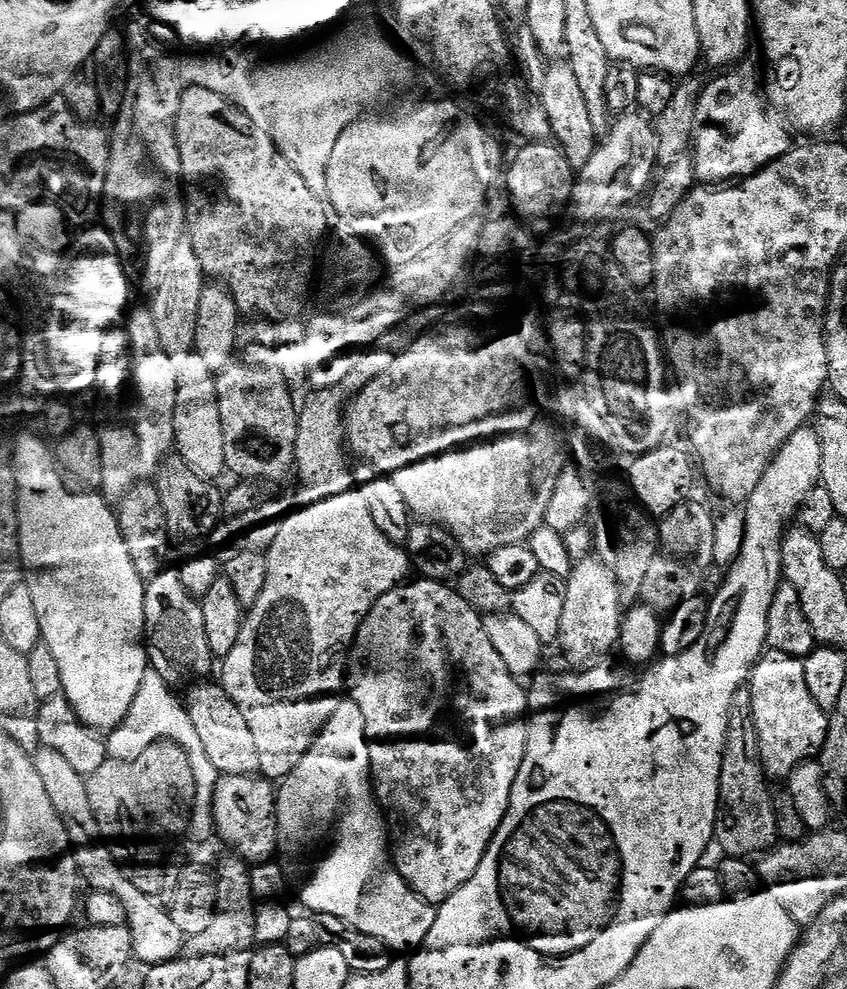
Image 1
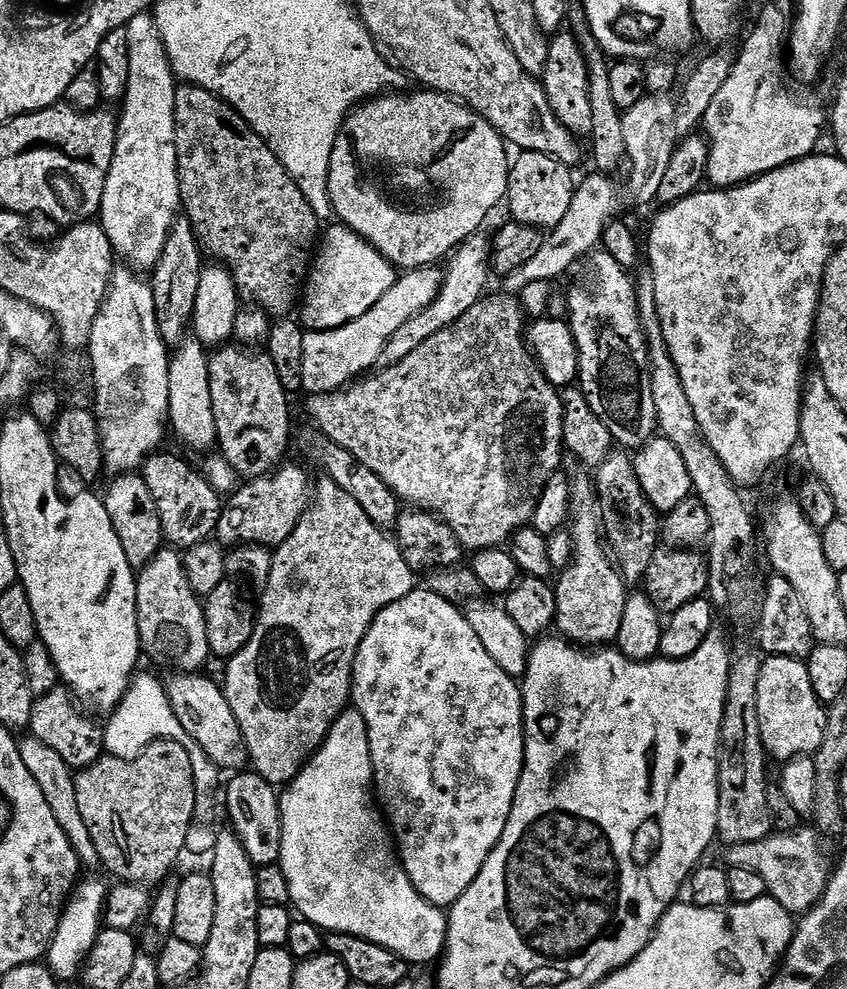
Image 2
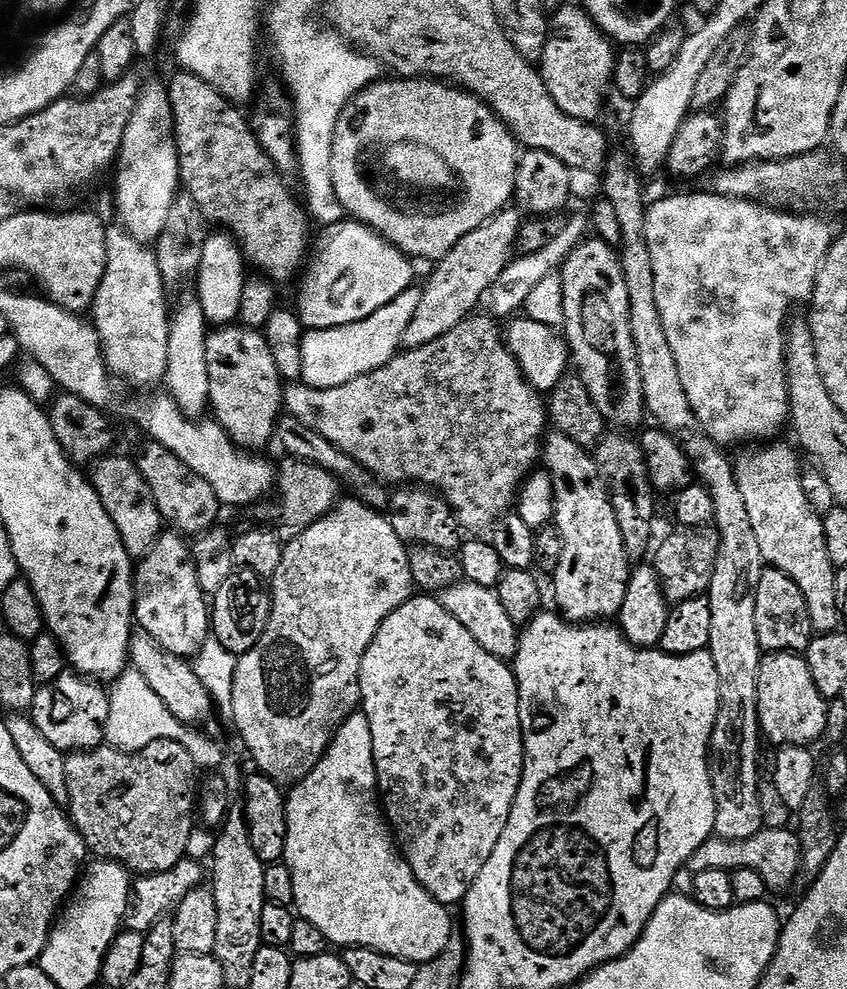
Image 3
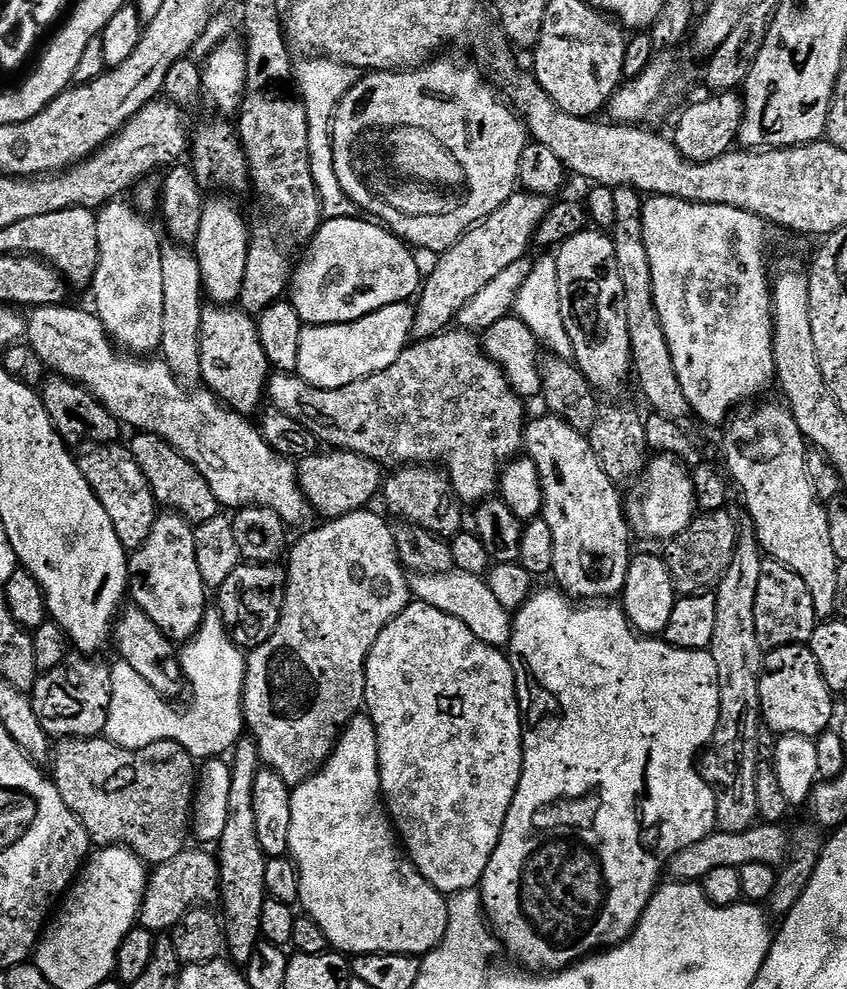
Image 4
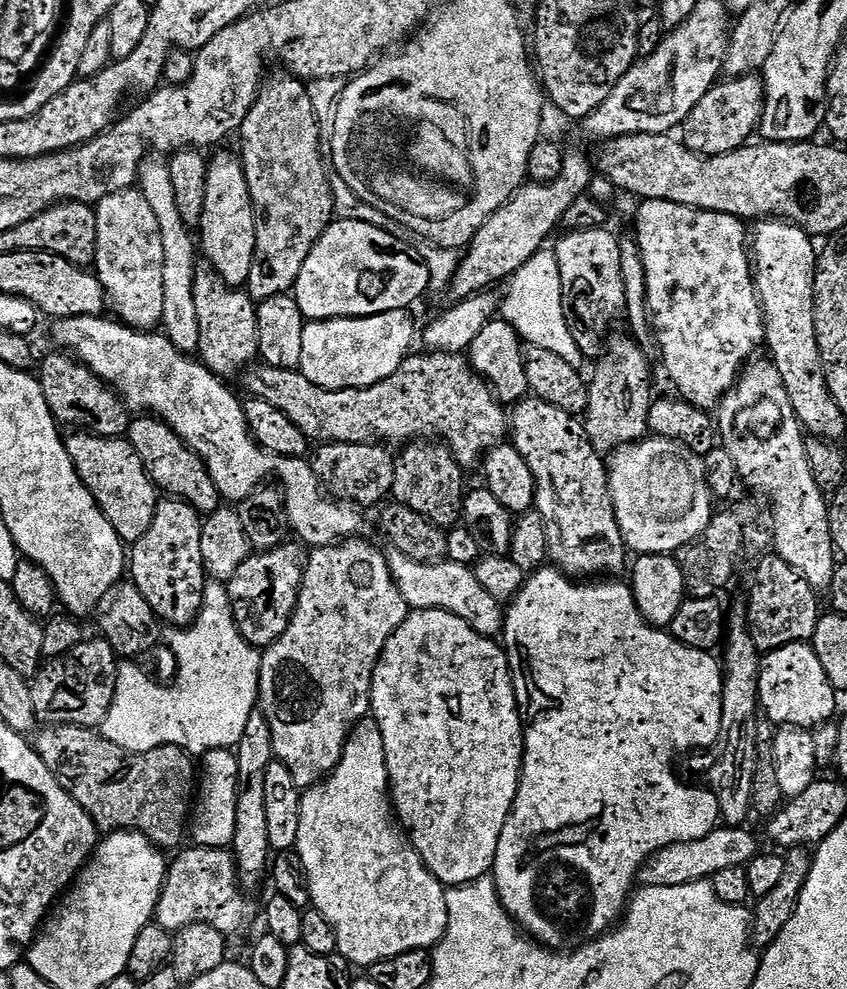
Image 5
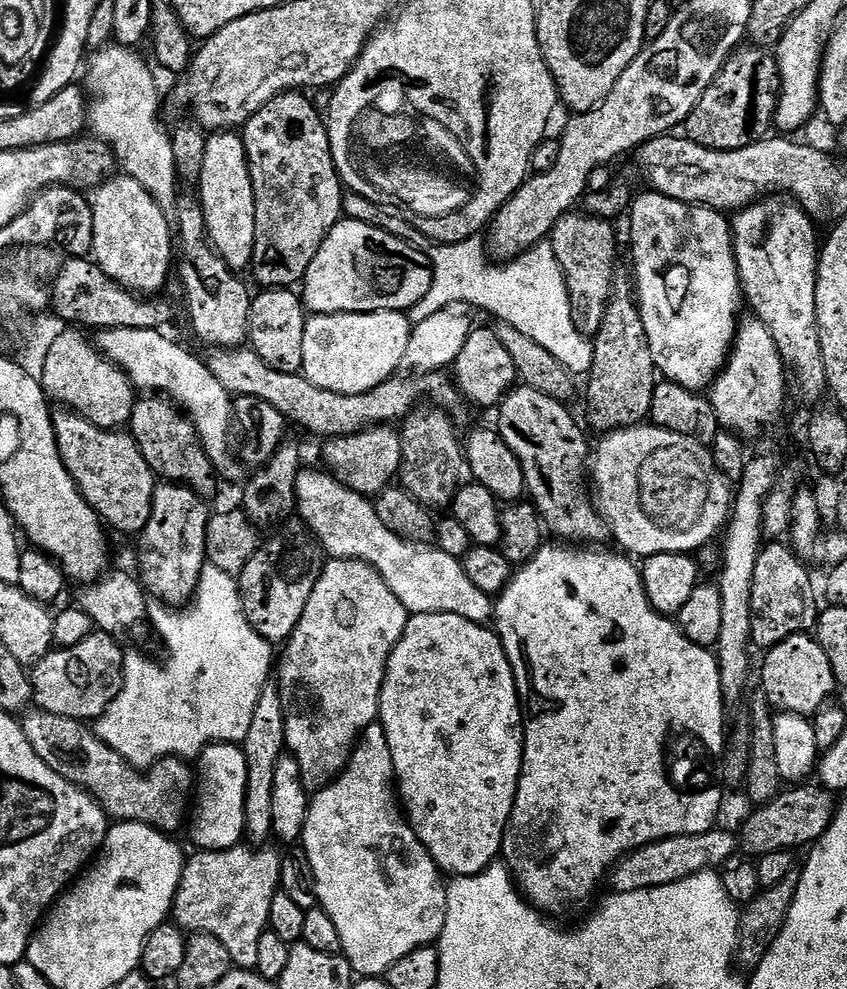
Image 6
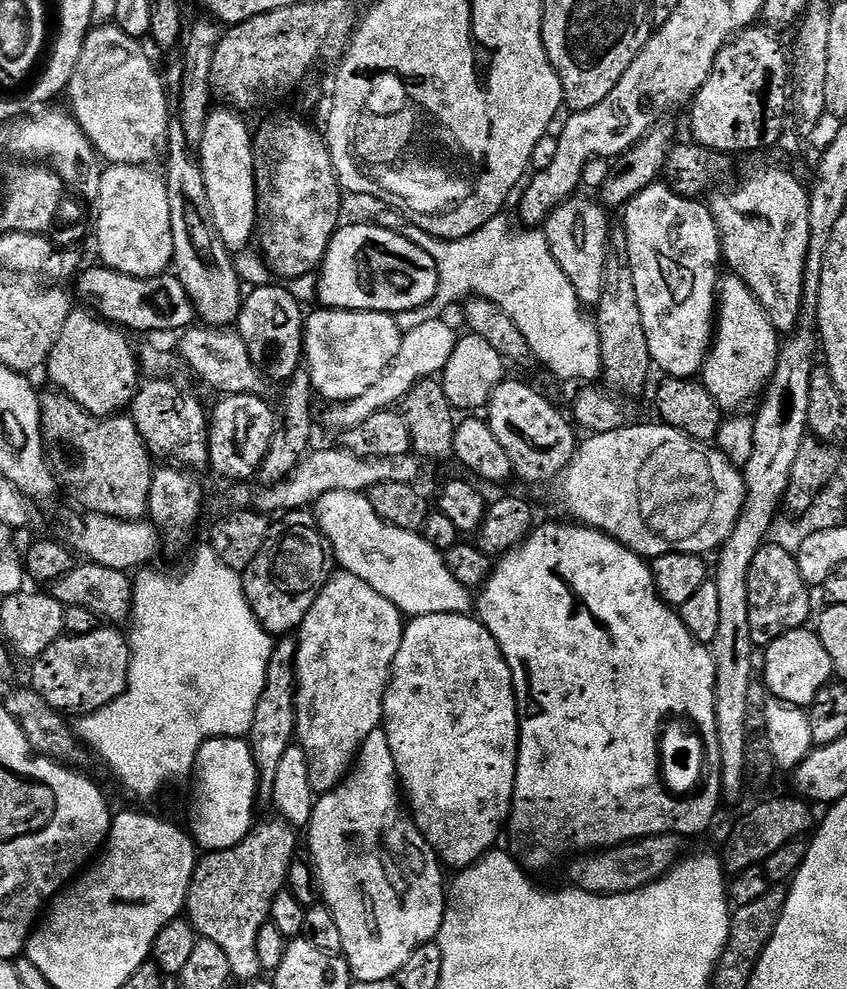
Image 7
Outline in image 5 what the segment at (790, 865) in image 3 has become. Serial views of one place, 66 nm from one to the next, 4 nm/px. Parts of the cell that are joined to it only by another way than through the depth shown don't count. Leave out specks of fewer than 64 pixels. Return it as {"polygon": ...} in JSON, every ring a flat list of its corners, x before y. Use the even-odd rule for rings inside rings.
{"polygon":[[718,826,706,838,694,842,678,842,658,850,640,865,639,883,645,888,650,886,686,886,690,882,711,880,718,870,726,866,744,866,756,857,758,845,756,836,747,832,744,826]]}

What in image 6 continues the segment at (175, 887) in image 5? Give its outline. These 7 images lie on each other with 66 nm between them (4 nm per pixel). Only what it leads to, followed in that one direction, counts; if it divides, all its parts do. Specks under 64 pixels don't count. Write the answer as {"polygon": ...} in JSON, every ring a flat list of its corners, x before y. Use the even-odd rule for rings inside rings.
{"polygon":[[269,846,244,847,227,848,221,852,200,850,195,853,197,856,189,855,176,891,176,901,172,903,171,919,179,928,183,928,185,933,205,932,218,938,218,942,226,946,233,965,237,969,252,970,258,962,258,938,262,938,262,934,268,928,270,902,274,902,276,893,281,891,281,853,268,848]]}

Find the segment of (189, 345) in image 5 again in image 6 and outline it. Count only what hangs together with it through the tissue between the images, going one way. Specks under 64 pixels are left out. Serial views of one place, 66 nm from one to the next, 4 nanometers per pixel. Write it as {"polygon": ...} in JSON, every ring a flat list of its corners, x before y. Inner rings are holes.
{"polygon":[[109,46,99,49,93,55,96,57,87,61,86,92,91,97,88,124,96,131,93,132,95,139,103,140,111,148,123,175,146,186,160,209,172,218,178,203,174,146,169,129,160,125,160,88,156,85,156,76,138,53,123,46]]}

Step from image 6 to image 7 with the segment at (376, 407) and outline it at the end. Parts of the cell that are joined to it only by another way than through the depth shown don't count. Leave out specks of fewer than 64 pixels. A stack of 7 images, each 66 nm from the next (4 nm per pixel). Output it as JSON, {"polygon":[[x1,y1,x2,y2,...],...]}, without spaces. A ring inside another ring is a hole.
{"polygon":[[193,326,179,337,180,352,196,376,201,376,217,394,265,395,266,377,250,358,243,340,235,331,207,326]]}

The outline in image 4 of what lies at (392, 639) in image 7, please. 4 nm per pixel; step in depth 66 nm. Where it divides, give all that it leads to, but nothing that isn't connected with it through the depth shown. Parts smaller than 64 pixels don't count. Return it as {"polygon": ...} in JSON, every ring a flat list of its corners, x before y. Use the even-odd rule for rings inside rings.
{"polygon":[[372,511,351,512,338,517,337,520,321,523,321,528,313,527,311,530,305,531,301,535,305,536,297,544,295,541,291,545,286,556,288,564,286,563,284,605,278,626,274,630,274,634,270,634,270,638,266,638,266,642,262,642,262,646,251,649,246,656,248,669,244,683,244,722,247,731,258,746,261,761,278,774,282,774,282,782,286,782,290,786,306,782,313,774,319,772,336,748,336,743,339,742,340,735,344,733,344,728,355,716,361,715,362,709,365,707,366,662,370,650,374,646,374,642,378,642,378,634,382,634,382,630,387,624,395,616,402,614,402,610,406,610,406,606,410,603,410,576,396,552,396,538,393,529,391,527,388,529,387,522,378,513]]}

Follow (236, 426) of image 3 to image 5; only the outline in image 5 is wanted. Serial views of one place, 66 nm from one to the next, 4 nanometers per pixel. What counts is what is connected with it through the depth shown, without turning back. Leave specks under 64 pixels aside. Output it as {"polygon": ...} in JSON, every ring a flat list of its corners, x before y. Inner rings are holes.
{"polygon":[[210,266,197,267,194,278,194,306,198,309,198,359,215,376,239,377,249,366,257,363,258,346,258,304,248,296,247,291,231,288]]}

